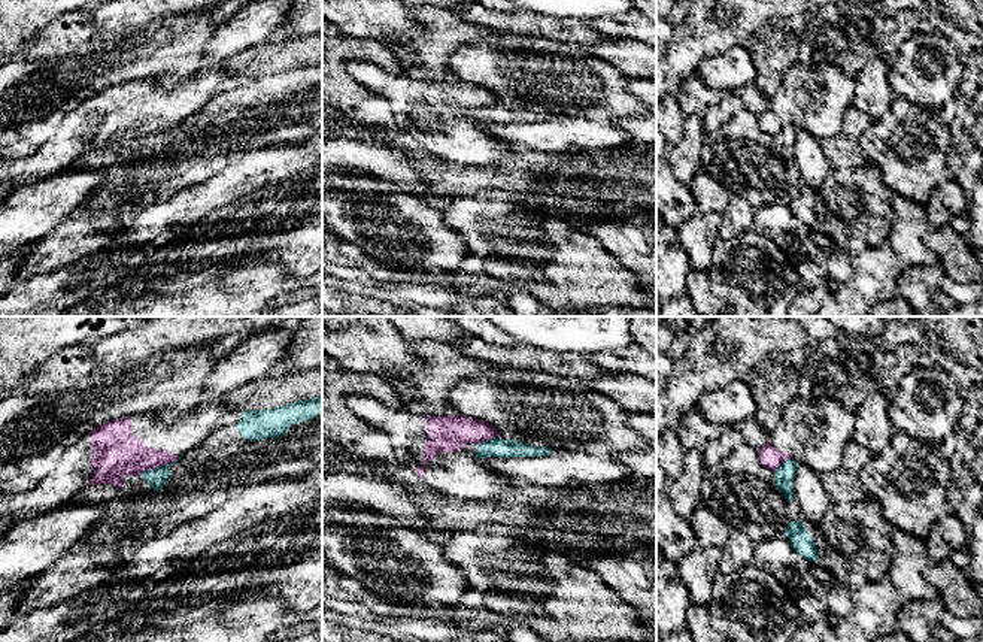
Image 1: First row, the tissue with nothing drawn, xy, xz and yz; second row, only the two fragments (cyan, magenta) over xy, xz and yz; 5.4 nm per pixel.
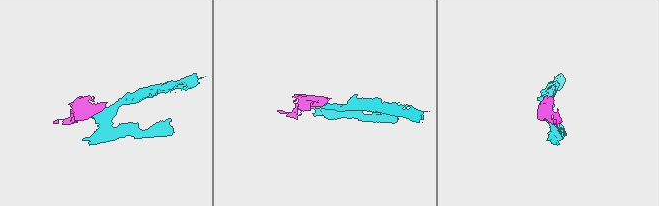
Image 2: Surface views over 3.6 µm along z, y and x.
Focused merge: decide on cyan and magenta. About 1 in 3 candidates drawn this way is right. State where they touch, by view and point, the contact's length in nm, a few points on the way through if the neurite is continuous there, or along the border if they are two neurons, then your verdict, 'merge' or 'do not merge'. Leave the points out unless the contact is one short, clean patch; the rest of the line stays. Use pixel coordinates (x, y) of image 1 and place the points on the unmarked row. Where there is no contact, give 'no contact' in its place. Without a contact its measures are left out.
contact xy (160, 132); length 240 nm; border xy (179, 123), (140, 139); do not merge

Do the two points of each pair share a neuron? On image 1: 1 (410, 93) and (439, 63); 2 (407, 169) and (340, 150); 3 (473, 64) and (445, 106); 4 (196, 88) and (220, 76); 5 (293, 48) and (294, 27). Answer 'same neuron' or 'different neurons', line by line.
1: different neurons
2: same neuron
3: different neurons
4: same neuron
5: different neurons

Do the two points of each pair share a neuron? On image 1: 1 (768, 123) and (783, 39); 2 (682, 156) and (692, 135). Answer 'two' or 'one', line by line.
1: two
2: one

